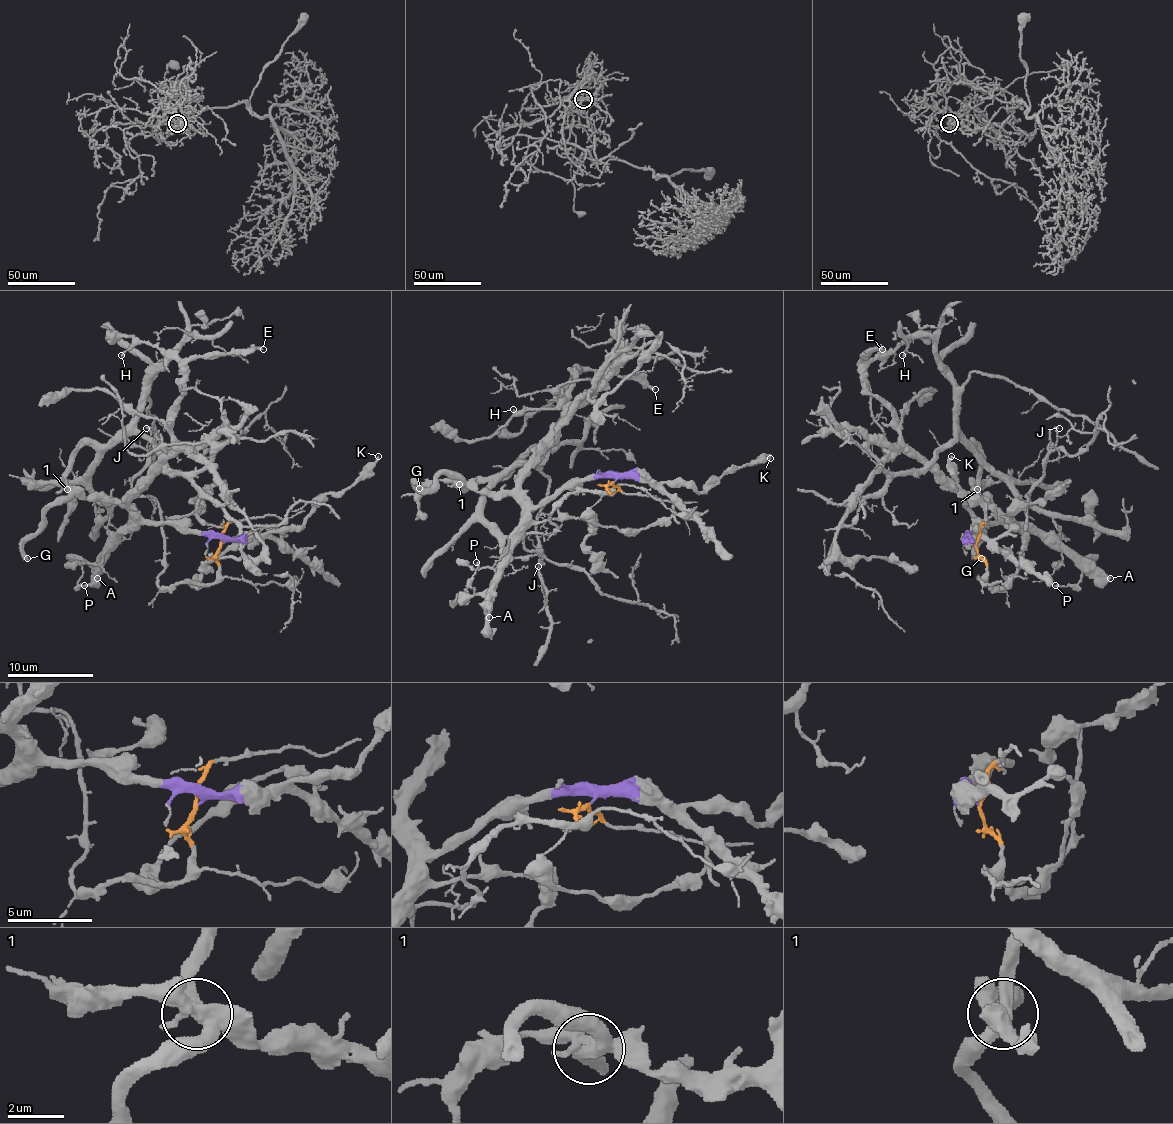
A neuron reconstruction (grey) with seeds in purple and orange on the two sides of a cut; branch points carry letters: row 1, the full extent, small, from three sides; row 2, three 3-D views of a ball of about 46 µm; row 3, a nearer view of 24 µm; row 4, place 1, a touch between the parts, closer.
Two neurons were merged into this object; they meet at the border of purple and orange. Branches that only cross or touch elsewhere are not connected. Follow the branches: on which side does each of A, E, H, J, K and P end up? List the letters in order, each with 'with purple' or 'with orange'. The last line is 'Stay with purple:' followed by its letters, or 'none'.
A: with purple
E: with purple
H: with purple
J: with orange
K: with purple
P: with purple
Stay with purple: A, E, H, K, P

